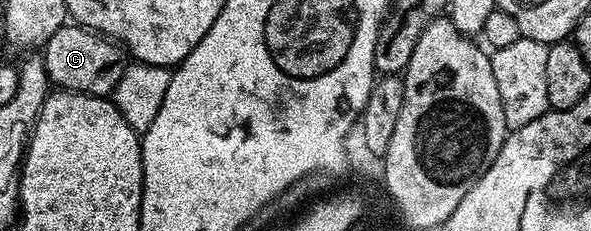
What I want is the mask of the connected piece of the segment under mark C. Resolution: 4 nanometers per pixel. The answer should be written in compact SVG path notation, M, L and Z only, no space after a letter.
M77 25L56 29L45 47L41 48L40 54L50 82L55 88L79 91L85 95L113 96L116 85L120 77L124 77L128 66L127 56L115 40L107 39L88 27Z

